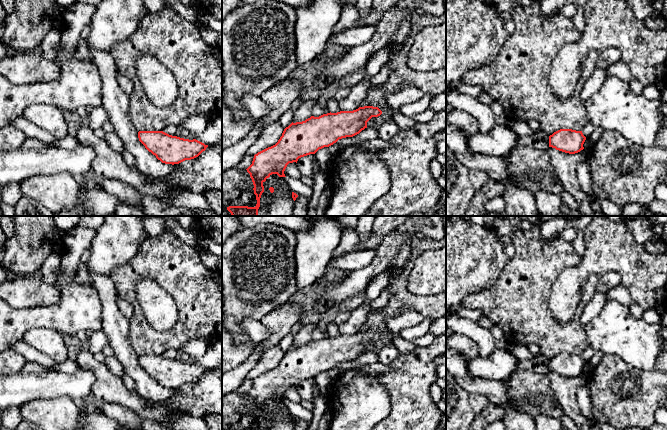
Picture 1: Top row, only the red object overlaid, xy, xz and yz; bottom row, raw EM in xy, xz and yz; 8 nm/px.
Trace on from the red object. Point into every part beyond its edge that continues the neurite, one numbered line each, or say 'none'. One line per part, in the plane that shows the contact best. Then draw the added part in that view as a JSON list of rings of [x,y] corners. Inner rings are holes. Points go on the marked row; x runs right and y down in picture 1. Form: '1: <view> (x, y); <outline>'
none

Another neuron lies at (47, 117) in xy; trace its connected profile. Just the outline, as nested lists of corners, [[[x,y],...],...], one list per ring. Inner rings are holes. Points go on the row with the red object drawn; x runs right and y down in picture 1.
[[[32,104],[24,110],[23,116],[42,130],[51,133],[56,141],[68,135],[66,114],[53,105]]]

